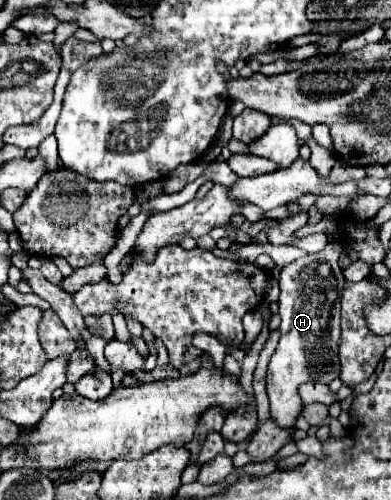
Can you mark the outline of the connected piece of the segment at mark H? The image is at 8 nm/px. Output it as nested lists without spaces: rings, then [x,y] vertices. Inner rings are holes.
[[[327,244],[321,252],[307,254],[279,272],[279,344],[271,356],[267,368],[267,394],[271,402],[271,416],[283,428],[295,424],[295,418],[303,410],[303,402],[297,394],[303,382],[323,382],[329,384],[339,378],[339,310],[341,294],[345,288],[345,276],[339,268],[341,244]]]

